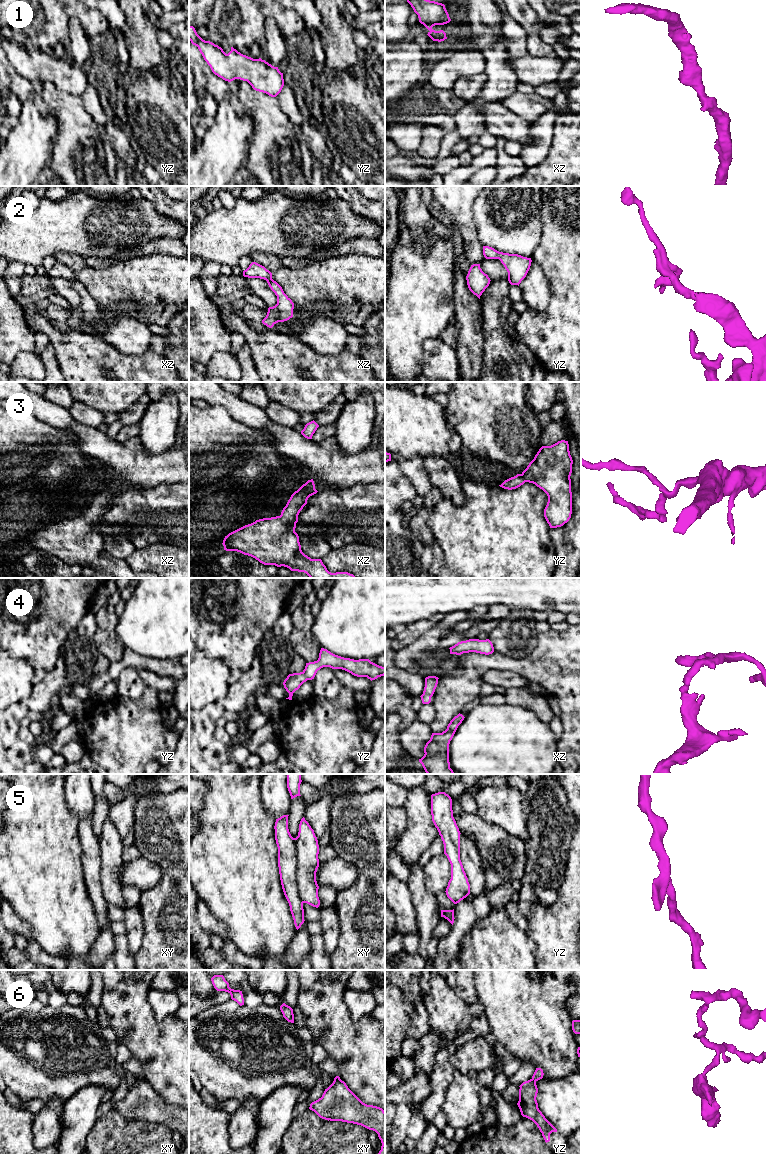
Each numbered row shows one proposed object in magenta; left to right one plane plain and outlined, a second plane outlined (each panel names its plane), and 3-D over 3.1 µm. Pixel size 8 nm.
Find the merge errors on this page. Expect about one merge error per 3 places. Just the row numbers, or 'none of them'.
6

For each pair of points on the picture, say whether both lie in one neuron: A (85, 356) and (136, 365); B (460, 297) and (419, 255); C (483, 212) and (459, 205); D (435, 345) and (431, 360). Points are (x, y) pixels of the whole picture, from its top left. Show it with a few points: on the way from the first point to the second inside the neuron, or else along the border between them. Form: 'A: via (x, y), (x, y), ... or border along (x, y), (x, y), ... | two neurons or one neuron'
A: via (98, 363), (123, 365) | one neuron
B: border along (453, 266), (453, 299), (456, 313) | two neurons
C: border along (477, 196), (473, 205), (476, 232) | two neurons
D: via (435, 349), (435, 356) | one neuron

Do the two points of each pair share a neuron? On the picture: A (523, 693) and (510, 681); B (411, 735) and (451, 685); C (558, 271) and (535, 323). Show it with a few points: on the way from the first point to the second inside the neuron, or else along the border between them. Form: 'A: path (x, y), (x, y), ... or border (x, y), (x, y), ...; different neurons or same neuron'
A: border (528, 686), (510, 686), (506, 689); different neurons
B: border (429, 725), (432, 732); different neurons
C: path (558, 286), (558, 309), (550, 317); same neuron

